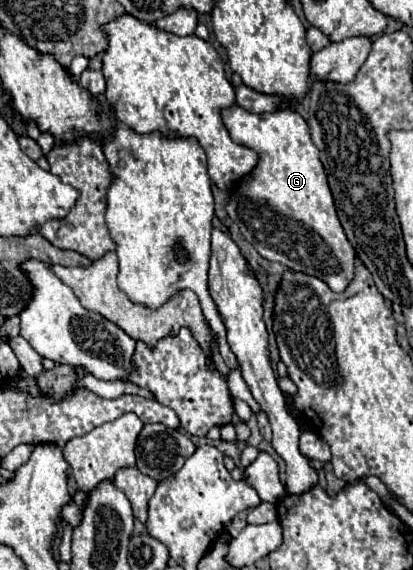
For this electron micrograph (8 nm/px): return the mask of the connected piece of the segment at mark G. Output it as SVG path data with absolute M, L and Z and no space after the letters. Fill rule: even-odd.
M240 106L222 110L222 116L230 138L236 144L256 150L260 156L254 172L230 192L228 216L266 260L320 278L330 290L344 292L354 278L356 250L338 220L326 172L318 148L310 140L306 120L296 110L252 116ZM268 206L274 212L268 212Z

